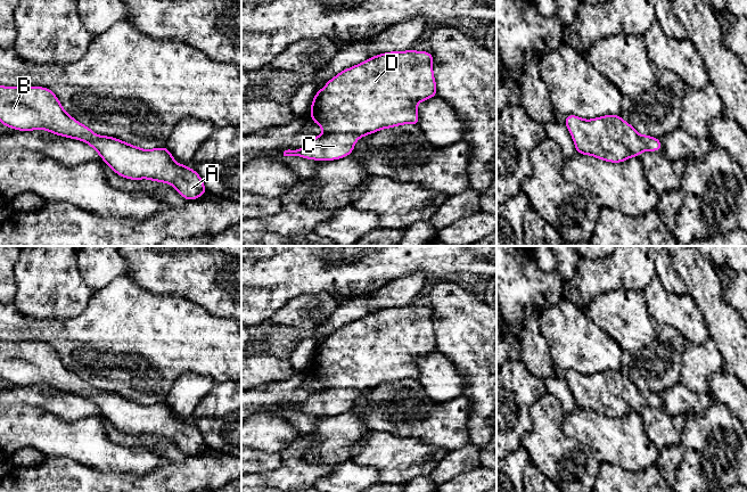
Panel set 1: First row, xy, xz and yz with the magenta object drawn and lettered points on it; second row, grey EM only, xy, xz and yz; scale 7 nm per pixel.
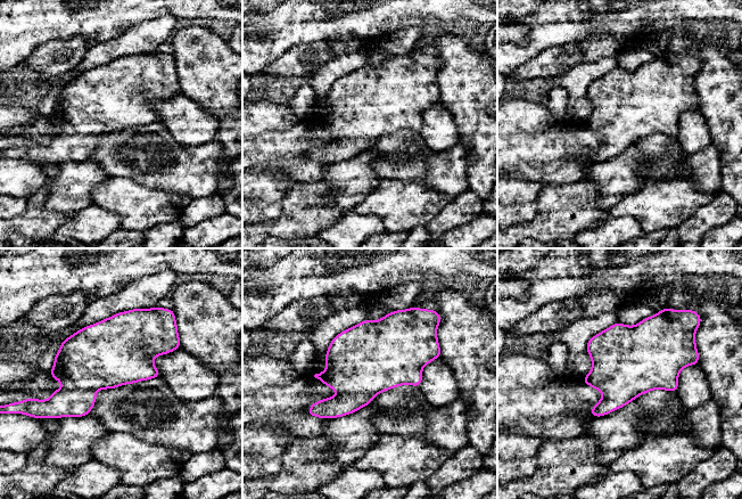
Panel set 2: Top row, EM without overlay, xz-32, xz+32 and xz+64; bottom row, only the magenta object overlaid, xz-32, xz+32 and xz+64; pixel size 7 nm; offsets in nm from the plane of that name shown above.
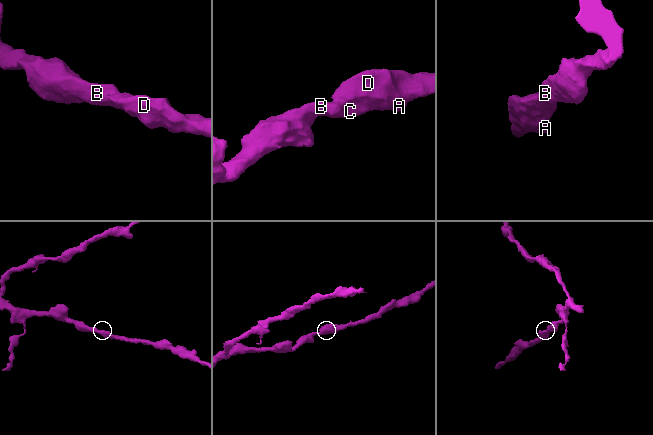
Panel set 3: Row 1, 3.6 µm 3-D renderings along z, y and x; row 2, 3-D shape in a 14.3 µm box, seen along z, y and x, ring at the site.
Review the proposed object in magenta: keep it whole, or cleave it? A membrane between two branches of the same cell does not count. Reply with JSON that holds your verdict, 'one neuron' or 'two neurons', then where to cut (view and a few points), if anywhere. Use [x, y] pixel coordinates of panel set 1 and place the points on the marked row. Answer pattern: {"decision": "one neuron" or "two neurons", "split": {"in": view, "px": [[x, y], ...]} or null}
{"decision": "one neuron", "split": null}

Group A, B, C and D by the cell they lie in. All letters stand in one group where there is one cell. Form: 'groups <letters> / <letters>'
groups A B C D

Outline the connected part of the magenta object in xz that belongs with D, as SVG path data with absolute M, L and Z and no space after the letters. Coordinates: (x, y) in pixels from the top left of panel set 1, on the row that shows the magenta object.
M389 51L339 72L315 92L311 104L311 120L325 133L310 139L305 147L285 150L284 156L340 159L352 155L359 138L397 125L419 125L417 105L437 96L433 60L429 51Z

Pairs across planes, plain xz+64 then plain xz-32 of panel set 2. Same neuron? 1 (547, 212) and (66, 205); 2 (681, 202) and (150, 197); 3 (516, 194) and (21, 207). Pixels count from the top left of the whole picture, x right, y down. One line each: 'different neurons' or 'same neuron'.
1: different neurons
2: same neuron
3: different neurons

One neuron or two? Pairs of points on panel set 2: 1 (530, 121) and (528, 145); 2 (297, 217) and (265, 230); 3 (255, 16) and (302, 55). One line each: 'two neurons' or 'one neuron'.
1: two neurons
2: one neuron
3: two neurons

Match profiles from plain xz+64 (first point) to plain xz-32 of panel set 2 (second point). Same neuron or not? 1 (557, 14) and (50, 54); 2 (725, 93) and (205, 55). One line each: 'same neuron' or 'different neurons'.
1: different neurons
2: same neuron

